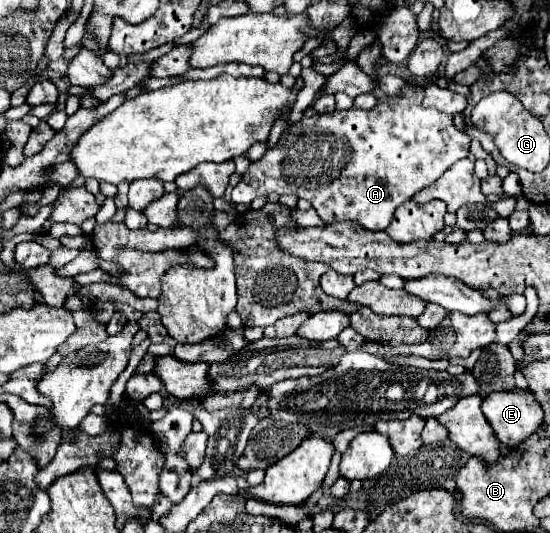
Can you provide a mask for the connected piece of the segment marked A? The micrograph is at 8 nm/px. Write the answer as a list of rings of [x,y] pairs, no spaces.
[[[410,84],[402,96],[388,98],[376,88],[378,106],[372,110],[346,110],[330,114],[318,114],[314,118],[302,118],[302,122],[288,128],[278,144],[258,160],[252,162],[242,180],[232,190],[232,202],[250,204],[256,196],[276,194],[296,194],[308,200],[318,216],[328,222],[358,222],[366,230],[386,230],[394,218],[394,210],[410,200],[416,192],[436,182],[444,170],[448,170],[460,158],[470,154],[470,138],[456,130],[452,118],[422,106],[424,90]]]

